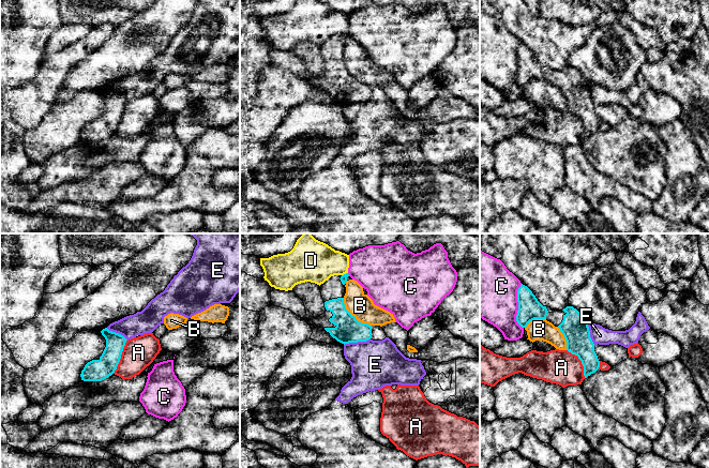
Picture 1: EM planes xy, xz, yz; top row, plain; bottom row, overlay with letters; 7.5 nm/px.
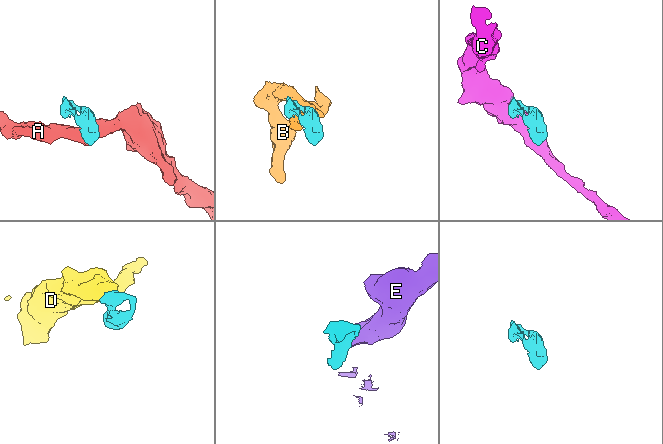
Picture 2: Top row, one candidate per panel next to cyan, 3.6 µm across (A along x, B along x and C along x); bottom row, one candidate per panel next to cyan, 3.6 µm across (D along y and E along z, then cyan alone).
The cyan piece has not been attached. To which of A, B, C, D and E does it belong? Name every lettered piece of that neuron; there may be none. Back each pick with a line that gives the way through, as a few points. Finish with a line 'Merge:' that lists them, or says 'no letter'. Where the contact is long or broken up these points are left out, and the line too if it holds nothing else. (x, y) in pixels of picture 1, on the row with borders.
Merge: no letter

